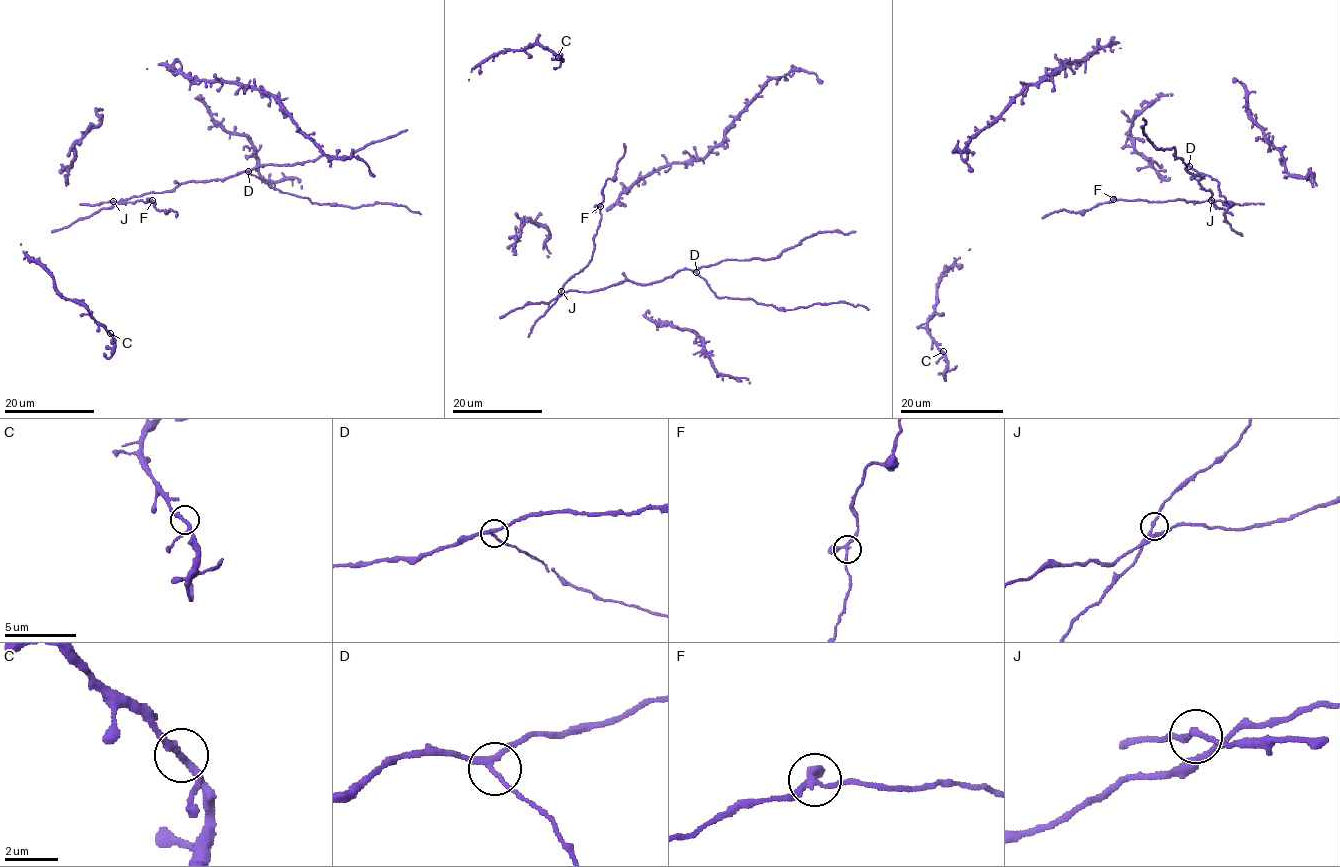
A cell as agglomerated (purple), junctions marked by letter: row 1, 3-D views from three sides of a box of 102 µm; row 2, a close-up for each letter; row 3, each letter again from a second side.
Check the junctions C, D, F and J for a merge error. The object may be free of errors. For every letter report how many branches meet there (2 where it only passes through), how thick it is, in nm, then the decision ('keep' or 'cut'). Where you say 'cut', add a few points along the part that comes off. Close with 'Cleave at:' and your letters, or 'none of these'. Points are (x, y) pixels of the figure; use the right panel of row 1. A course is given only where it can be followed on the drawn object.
C: branches 3; calibre 200 nm; keep
D: branches 3; calibre 200 nm; keep
F: branches 3; calibre 200 nm; keep
J: branches 3; calibre 180 nm; keep
Cleave at: none of these

